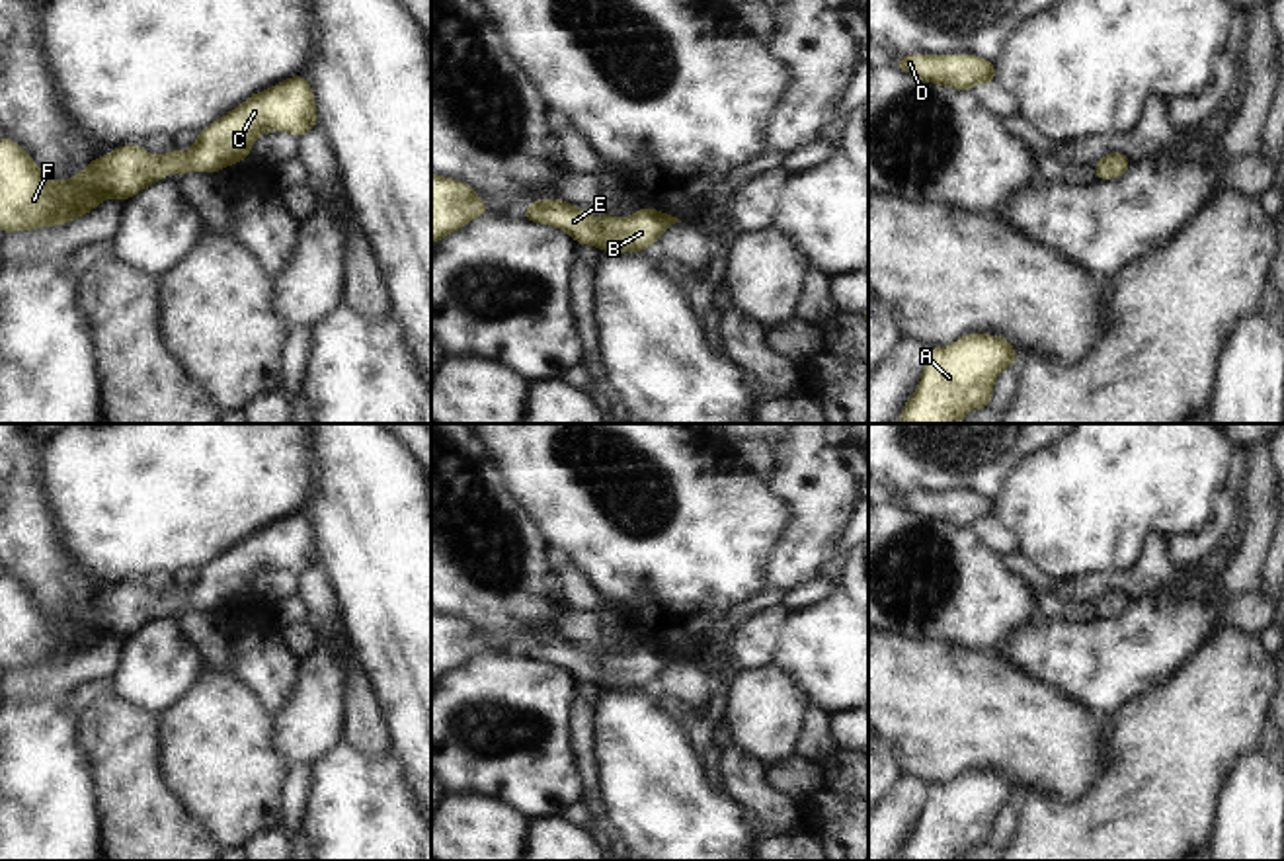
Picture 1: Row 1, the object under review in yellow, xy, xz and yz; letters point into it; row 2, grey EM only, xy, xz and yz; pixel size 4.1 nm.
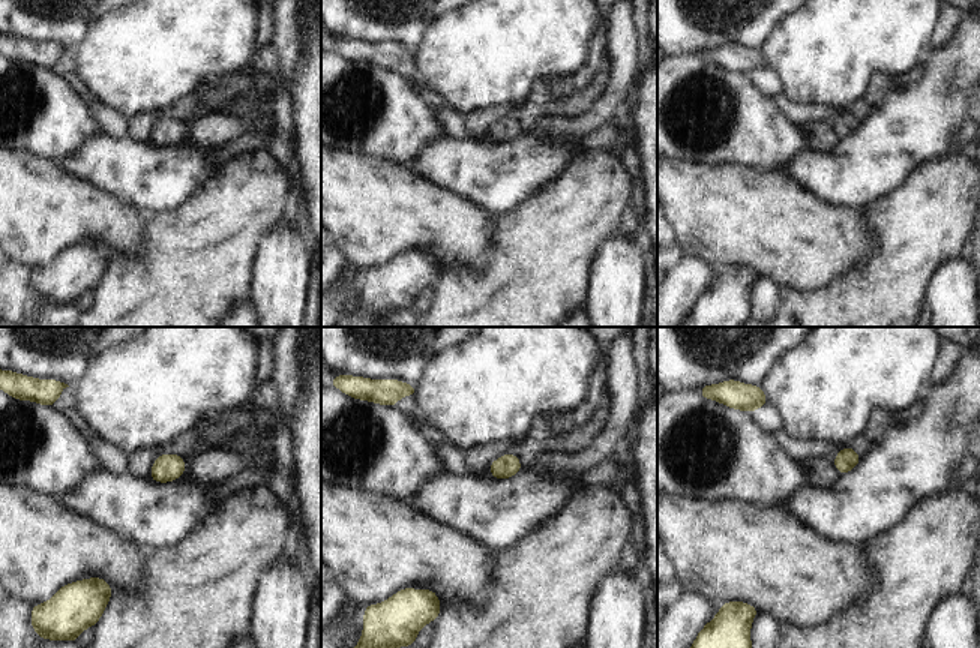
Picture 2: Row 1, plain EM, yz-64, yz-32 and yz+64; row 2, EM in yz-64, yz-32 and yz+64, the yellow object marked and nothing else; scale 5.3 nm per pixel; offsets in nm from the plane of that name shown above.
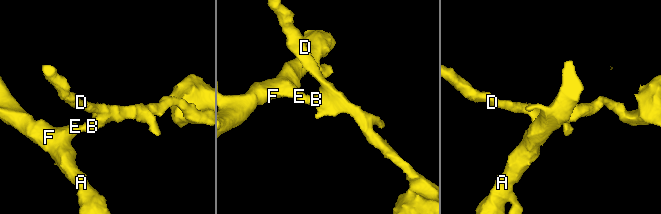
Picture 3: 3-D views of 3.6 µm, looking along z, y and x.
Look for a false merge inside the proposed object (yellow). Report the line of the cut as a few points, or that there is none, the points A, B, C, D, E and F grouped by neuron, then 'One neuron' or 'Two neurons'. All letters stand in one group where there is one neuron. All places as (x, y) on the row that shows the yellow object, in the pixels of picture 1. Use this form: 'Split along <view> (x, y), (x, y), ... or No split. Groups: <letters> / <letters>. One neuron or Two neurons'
No split. Groups: A B C D E F. One neuron

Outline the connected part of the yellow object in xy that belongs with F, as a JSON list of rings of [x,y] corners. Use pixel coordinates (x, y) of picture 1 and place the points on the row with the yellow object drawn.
[[[301,74],[254,94],[230,113],[199,131],[195,144],[185,154],[170,150],[162,156],[154,156],[144,152],[140,144],[123,144],[101,158],[94,158],[78,176],[66,182],[47,178],[18,143],[2,137],[0,230],[35,230],[41,226],[66,225],[96,209],[103,199],[113,197],[127,201],[146,185],[160,182],[166,174],[215,174],[236,164],[250,156],[252,143],[265,131],[287,131],[301,139],[312,127],[318,127],[314,94],[310,82]]]

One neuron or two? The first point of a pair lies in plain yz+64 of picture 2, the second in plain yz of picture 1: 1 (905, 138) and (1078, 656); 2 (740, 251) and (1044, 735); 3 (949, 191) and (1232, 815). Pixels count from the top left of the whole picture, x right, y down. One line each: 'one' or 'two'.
1: one
2: one
3: two

